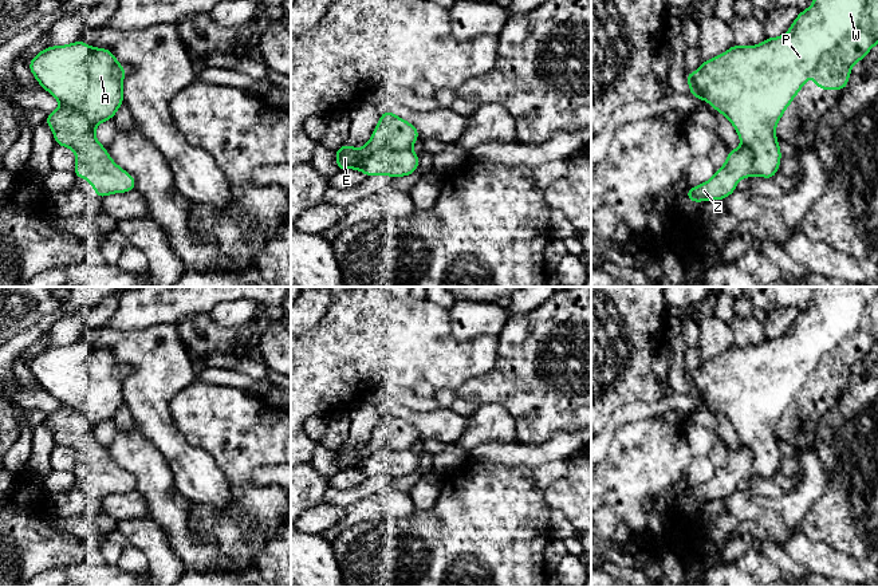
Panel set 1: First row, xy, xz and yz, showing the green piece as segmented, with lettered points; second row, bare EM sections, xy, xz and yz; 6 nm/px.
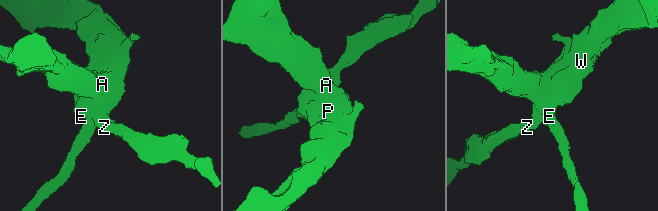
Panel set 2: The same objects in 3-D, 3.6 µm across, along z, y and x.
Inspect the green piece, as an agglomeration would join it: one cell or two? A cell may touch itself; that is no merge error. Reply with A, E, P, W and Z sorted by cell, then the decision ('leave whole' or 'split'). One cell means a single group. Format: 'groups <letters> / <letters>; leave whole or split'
groups A E P W Z; leave whole

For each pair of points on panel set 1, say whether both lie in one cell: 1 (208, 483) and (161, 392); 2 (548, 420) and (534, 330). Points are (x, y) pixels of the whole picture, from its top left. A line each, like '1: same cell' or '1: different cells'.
1: same cell
2: same cell

